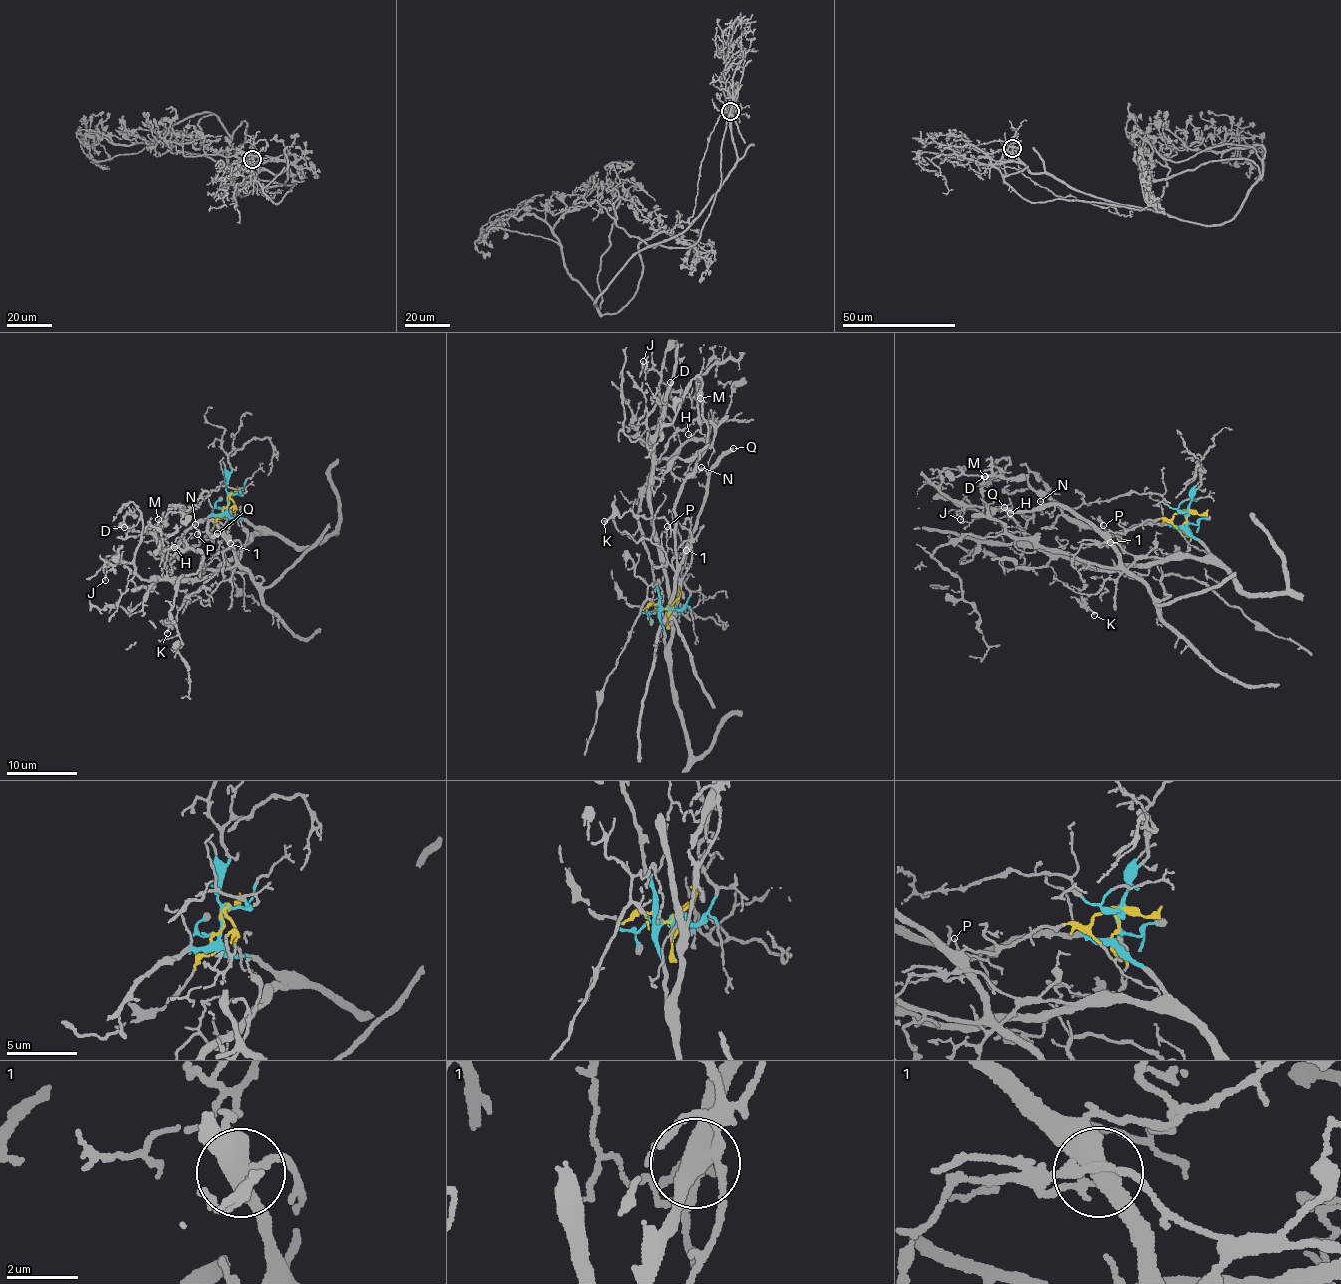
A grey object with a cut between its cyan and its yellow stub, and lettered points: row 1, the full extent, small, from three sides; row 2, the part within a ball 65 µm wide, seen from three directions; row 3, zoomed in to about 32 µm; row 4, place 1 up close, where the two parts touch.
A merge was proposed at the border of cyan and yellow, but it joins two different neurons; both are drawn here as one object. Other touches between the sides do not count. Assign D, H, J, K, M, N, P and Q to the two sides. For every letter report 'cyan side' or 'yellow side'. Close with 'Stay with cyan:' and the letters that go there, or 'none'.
D: cyan side
H: yellow side
J: cyan side
K: yellow side
M: cyan side
N: yellow side
P: yellow side
Q: yellow side
Stay with cyan: D, J, M

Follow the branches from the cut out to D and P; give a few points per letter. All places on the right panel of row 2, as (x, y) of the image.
D: (1186, 516), (1205, 544), (1201, 557), (1083, 566), (1018, 547), (983, 503), (982, 488), (1002, 476), (984, 476)
P: (1186, 516), (1181, 511), (1169, 519), (1146, 520), (1120, 536), (1107, 533), (1104, 525)

